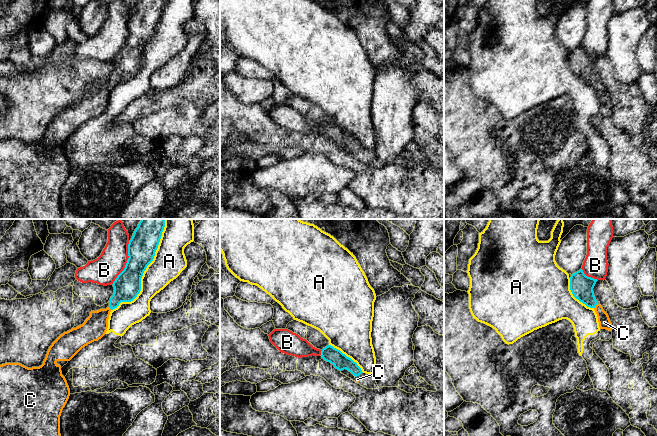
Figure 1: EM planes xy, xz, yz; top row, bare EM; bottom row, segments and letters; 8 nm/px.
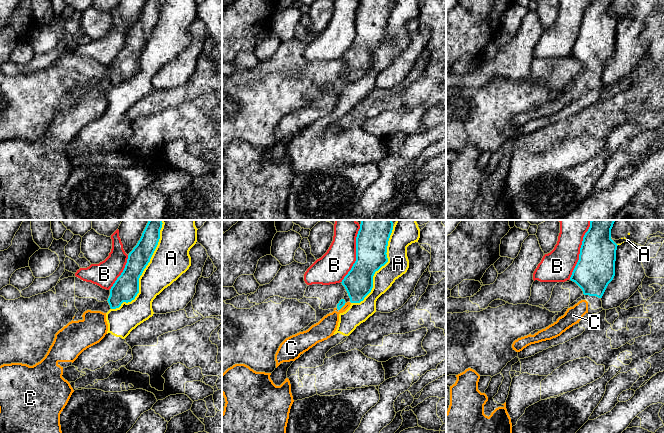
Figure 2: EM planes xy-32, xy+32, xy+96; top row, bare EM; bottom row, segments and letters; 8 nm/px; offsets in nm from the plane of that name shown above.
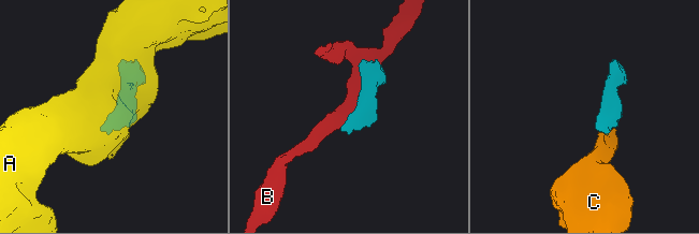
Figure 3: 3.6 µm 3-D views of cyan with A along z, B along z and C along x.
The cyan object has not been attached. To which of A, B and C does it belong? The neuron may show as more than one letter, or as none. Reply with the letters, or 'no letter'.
C

